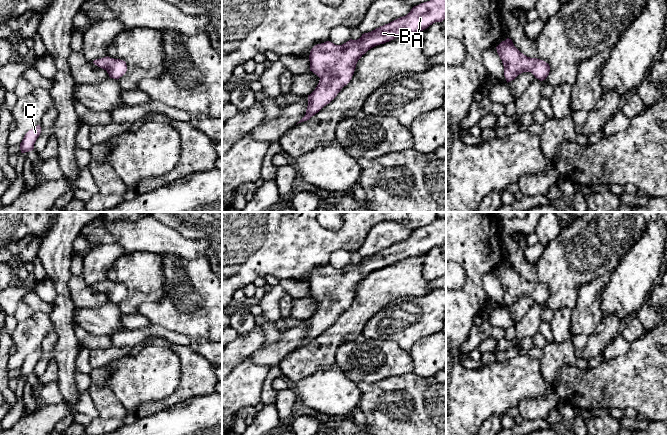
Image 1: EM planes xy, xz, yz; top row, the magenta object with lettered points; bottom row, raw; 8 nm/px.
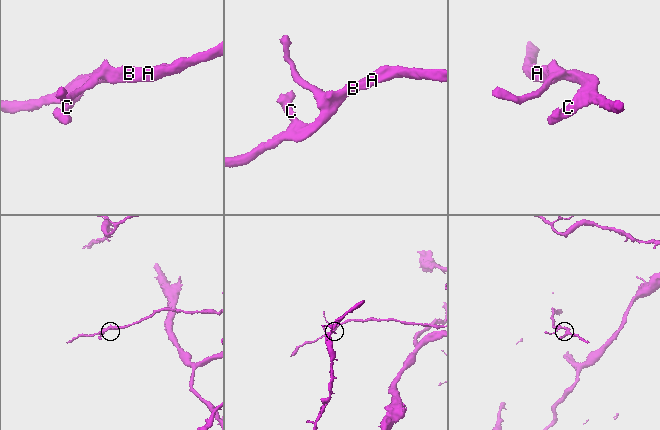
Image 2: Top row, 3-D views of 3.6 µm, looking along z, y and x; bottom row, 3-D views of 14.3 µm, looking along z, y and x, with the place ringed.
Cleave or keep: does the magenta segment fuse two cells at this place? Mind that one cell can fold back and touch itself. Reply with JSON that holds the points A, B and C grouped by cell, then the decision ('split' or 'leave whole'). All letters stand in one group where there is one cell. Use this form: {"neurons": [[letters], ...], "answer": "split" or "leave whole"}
{"neurons": [["A", "B"], ["C"]], "answer": "split"}

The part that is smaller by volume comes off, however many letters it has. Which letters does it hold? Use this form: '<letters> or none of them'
C

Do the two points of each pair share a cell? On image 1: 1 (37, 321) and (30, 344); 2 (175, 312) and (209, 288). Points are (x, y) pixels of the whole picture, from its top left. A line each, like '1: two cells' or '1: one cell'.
1: one cell
2: one cell

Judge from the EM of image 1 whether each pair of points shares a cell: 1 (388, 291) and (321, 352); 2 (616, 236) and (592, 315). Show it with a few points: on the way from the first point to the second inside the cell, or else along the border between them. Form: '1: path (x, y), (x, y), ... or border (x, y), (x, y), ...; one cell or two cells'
1: path (371, 300), (335, 336); one cell
2: border (611, 271), (583, 285); two cells

